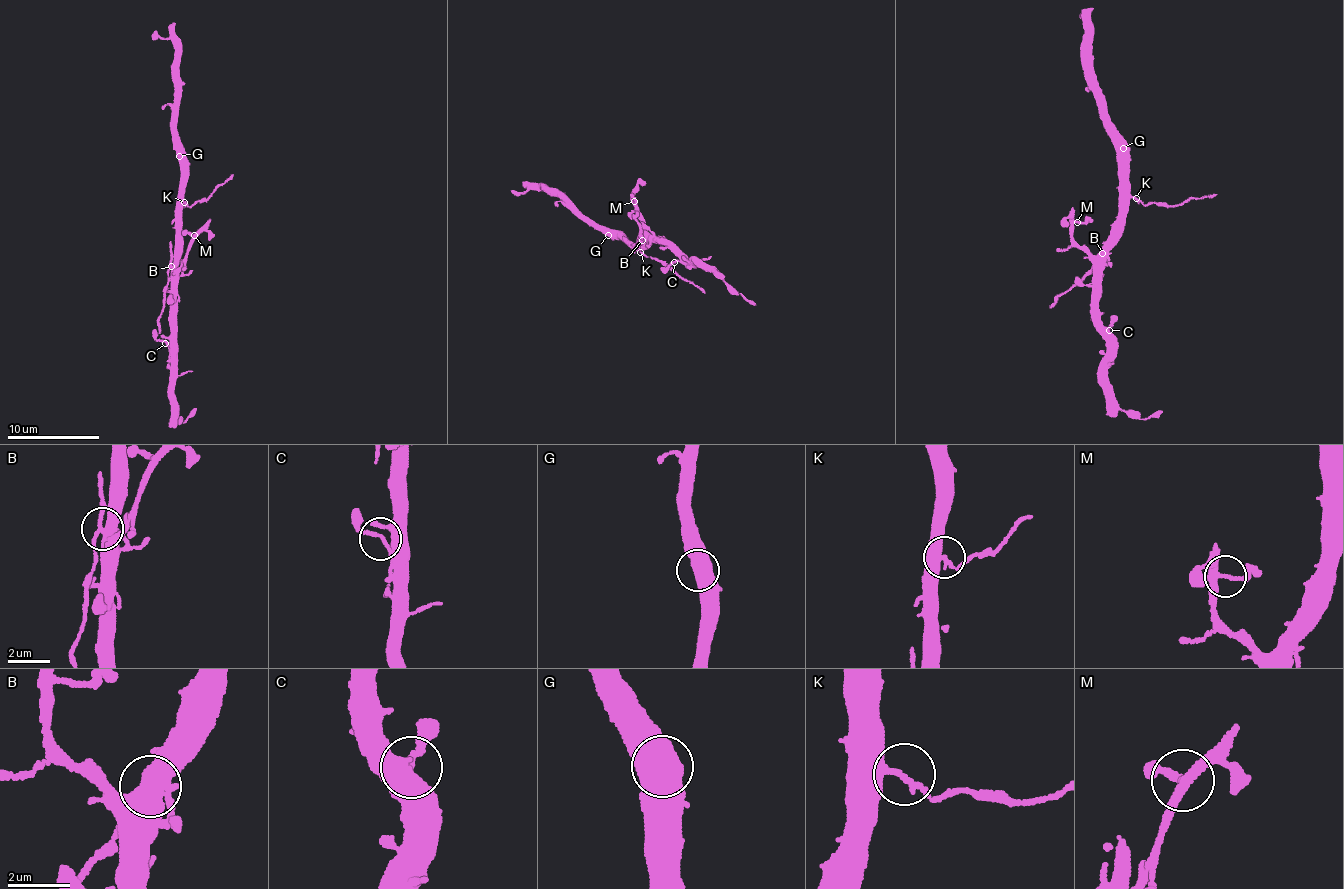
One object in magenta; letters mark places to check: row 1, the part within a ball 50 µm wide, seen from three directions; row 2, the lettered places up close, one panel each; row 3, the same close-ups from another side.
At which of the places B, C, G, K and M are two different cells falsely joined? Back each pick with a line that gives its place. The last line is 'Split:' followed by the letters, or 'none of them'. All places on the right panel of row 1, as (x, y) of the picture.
B: Place: (1102, 253)
K: Place: (1136, 198)
Split: B, K

